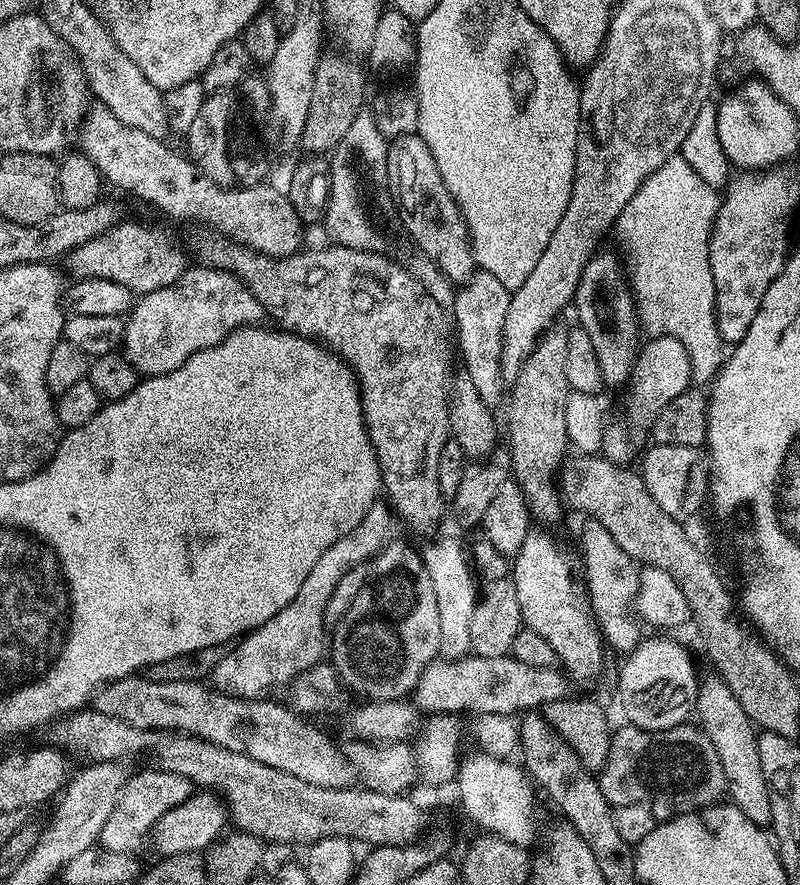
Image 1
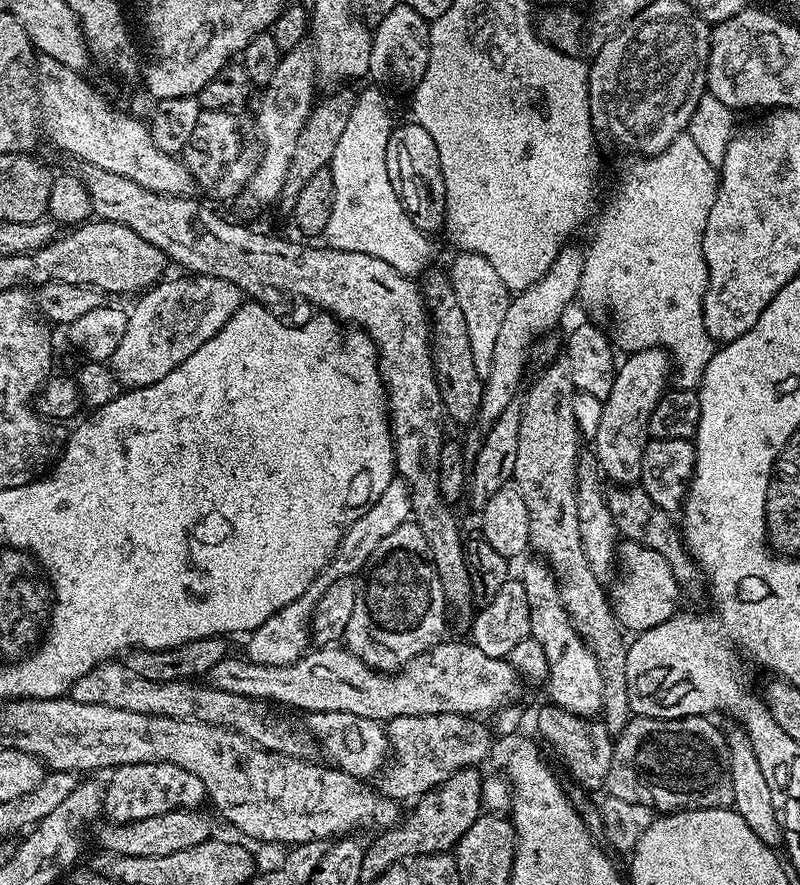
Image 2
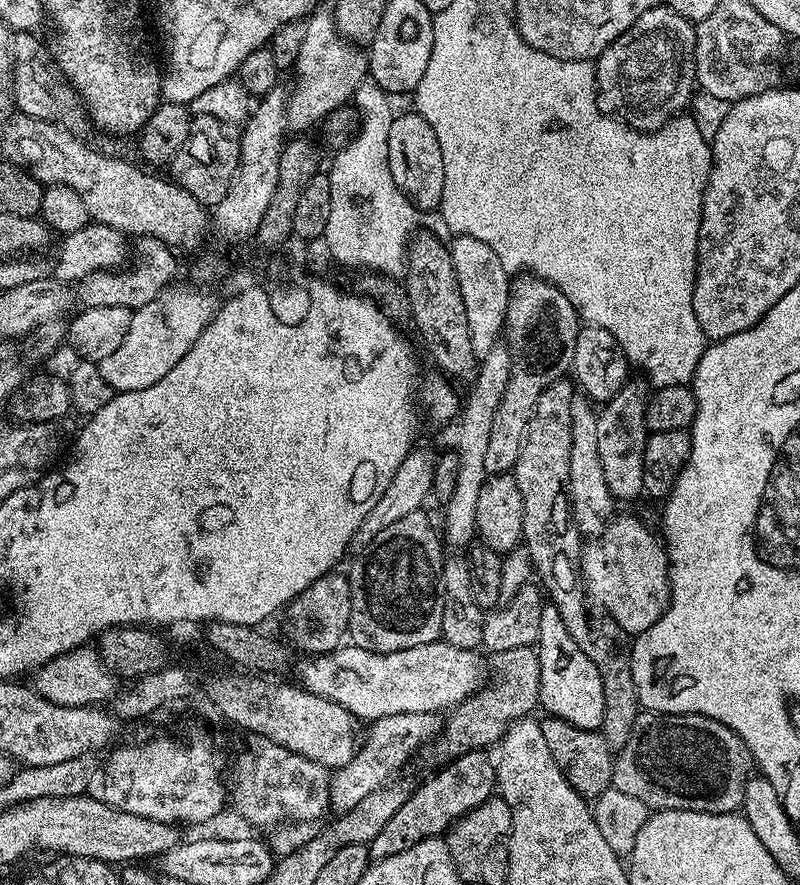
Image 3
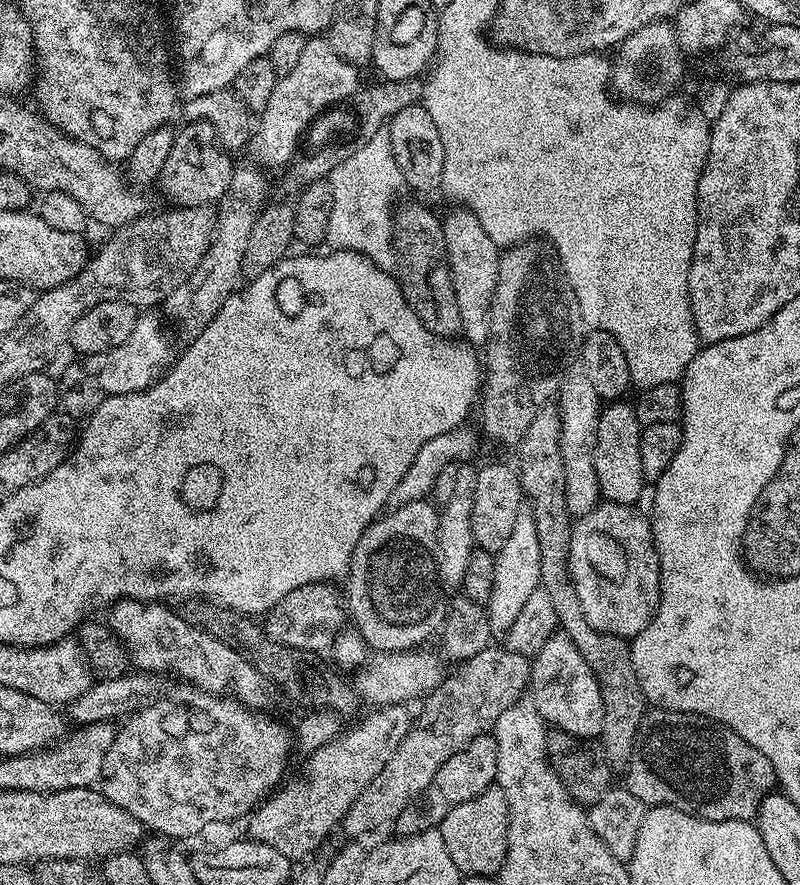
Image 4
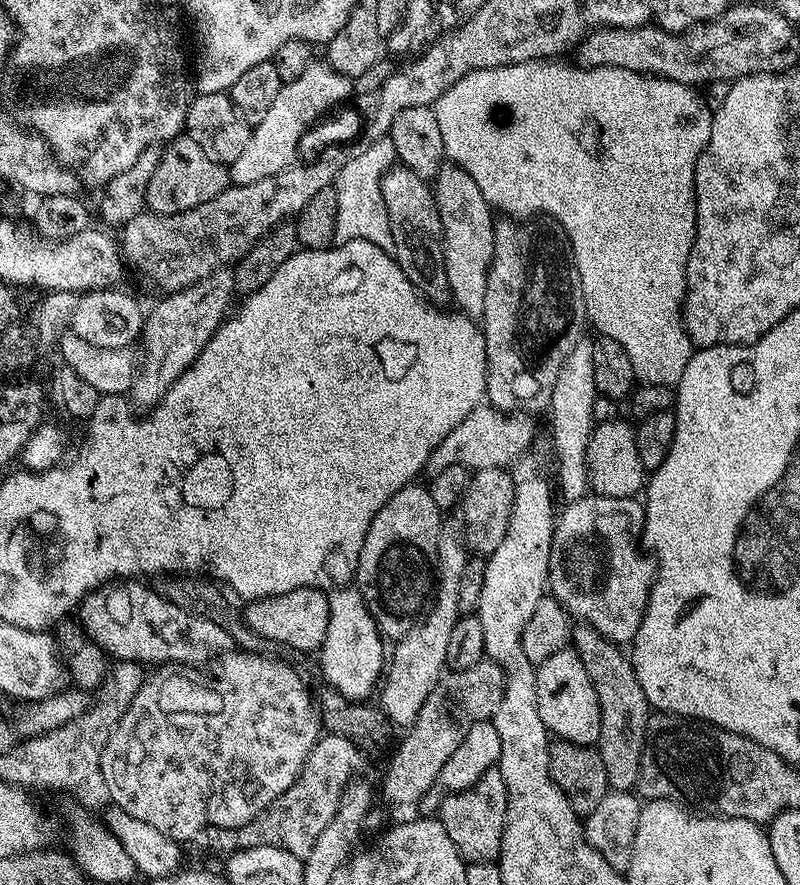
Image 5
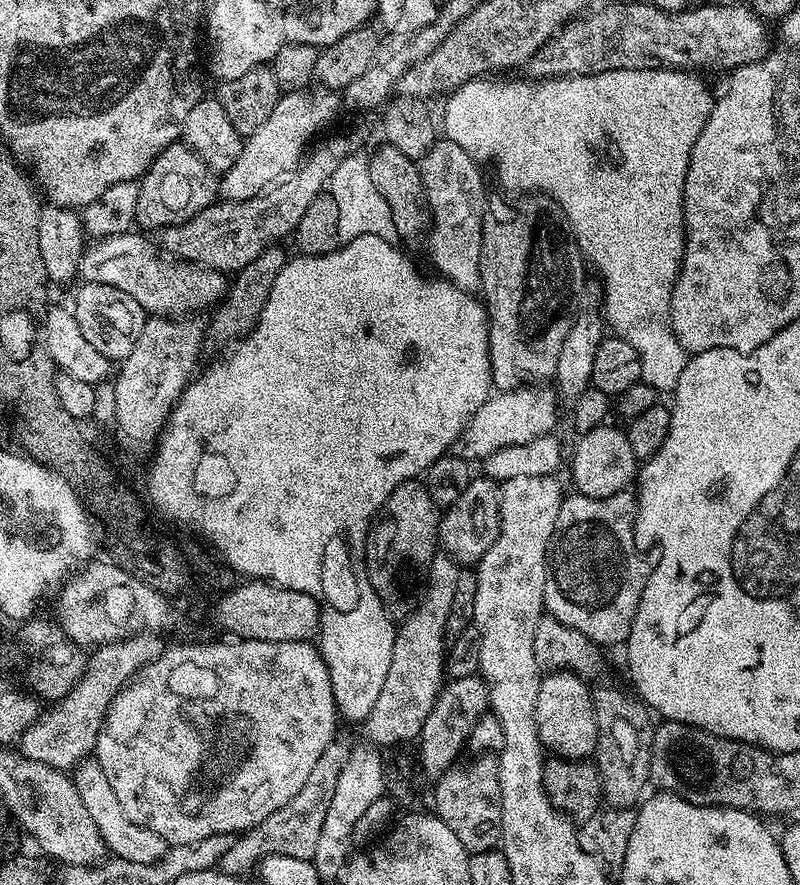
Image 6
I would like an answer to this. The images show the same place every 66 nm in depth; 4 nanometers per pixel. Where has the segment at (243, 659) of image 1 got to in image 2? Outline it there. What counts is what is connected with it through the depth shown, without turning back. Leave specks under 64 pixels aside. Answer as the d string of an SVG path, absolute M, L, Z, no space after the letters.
M393 478L390 486L386 486L386 490L382 490L378 502L374 502L370 506L370 510L366 510L366 514L362 514L362 518L358 518L358 522L354 522L354 526L345 530L332 559L328 561L324 571L316 577L316 580L310 582L310 586L301 596L294 598L294 602L290 602L270 618L266 618L266 622L262 622L262 626L247 637L247 659L253 664L286 666L293 664L300 656L309 651L312 614L322 594L326 594L328 587L336 580L357 574L356 572L363 573L367 569L370 554L374 554L378 542L382 542L382 538L386 538L386 534L398 530L398 526L409 523L411 516L412 495L408 492L408 486L403 480Z

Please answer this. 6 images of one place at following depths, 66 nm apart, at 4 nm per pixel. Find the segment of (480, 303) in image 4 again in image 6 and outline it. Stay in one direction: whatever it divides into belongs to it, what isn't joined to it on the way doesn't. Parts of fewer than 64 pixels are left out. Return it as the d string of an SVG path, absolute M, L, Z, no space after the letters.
M447 138L437 139L424 156L419 157L418 167L424 183L424 196L428 199L428 211L432 214L432 226L427 233L428 248L441 277L464 292L475 293L480 286L480 259L482 258L482 234L484 233L484 180L480 177L481 165L472 159L462 146Z

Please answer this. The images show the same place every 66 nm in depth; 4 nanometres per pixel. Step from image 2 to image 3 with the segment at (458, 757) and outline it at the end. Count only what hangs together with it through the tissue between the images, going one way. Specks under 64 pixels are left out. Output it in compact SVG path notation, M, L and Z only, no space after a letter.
M419 712L418 714L386 714L381 720L371 725L372 733L348 765L335 769L334 779L328 789L330 808L333 813L349 812L366 794L384 787L393 779L392 776L432 735L437 735L442 720L437 713Z

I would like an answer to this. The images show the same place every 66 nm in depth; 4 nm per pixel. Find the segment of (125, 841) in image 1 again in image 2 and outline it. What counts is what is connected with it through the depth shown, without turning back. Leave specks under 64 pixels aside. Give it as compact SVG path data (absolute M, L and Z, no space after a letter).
M146 762L145 764L123 764L111 773L112 781L103 789L103 815L109 821L118 824L132 824L142 818L150 818L158 814L173 812L179 808L193 810L205 803L206 793L202 786L202 778L190 774L190 770L182 770L182 766L174 766L166 762Z

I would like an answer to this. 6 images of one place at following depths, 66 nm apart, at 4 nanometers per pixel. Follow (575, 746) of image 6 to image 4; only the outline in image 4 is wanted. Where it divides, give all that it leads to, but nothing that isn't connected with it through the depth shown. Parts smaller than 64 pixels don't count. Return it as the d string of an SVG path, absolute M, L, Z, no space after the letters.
M563 630L553 632L546 646L536 652L531 666L530 699L538 714L542 714L545 725L566 734L599 737L604 721L604 699L590 666L586 666L586 658L578 654L578 646L574 646L570 637Z

